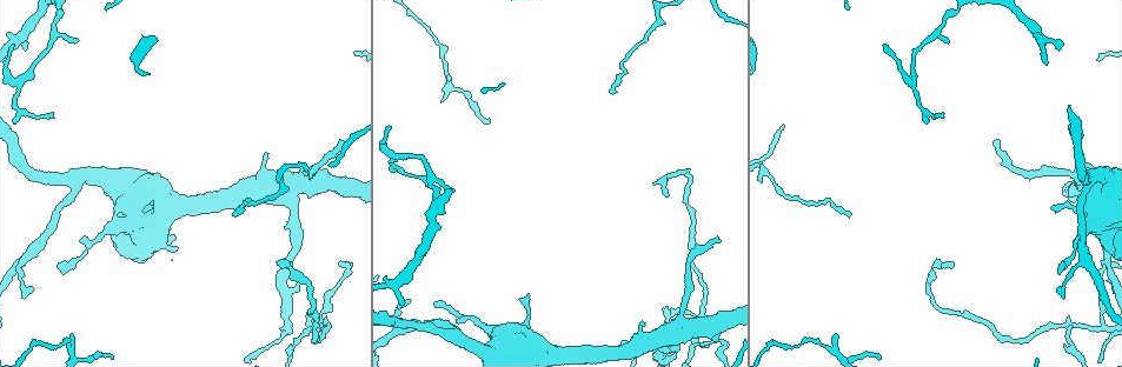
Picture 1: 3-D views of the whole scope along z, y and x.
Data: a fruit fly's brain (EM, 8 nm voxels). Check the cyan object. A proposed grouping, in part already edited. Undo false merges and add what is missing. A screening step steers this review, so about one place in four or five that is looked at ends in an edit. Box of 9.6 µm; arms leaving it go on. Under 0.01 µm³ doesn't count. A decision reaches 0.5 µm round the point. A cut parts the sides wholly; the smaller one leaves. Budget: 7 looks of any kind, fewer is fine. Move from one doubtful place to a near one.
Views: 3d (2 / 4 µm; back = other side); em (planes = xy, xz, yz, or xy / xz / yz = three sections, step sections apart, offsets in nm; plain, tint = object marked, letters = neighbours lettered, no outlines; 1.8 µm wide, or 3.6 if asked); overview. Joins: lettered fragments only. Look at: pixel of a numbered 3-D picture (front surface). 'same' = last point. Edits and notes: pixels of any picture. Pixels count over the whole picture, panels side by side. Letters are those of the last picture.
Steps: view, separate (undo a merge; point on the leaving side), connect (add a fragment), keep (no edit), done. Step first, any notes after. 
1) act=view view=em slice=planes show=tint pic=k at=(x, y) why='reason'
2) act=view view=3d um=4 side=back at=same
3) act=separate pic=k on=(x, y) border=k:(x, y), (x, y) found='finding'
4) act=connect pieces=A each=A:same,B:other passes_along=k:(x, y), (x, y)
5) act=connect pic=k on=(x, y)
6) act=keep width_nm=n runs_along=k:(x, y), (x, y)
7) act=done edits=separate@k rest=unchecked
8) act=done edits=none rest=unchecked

act=view view=3d um=2 pic=1 at=(434, 197) why='calibre changes'

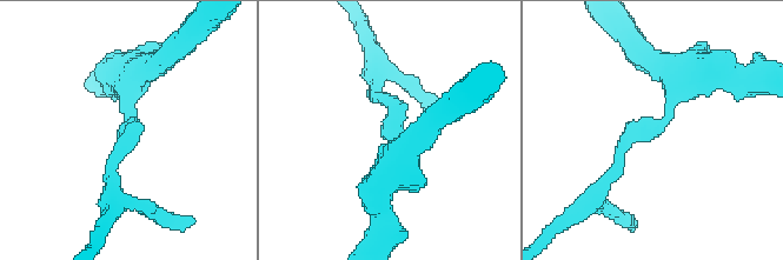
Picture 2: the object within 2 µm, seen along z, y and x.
act=view view=em slice=planes show=tint pic=2 at=(125, 118) why='shape alone is not enough'

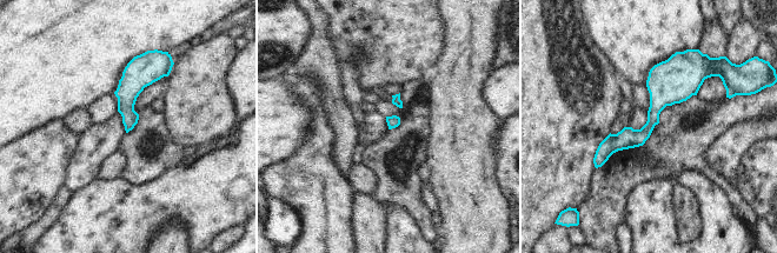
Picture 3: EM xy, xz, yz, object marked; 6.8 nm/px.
act=view view=em slice=planes show=letters at=same why='what lies round it'

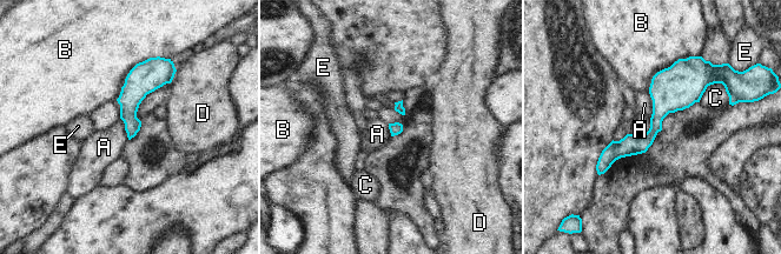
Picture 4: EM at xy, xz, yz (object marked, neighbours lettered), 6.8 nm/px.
act=keep width_nm=90 each=A:other,B:other,C:other,D:other,E:other border=4:(648, 92), (652, 99), (650, 118) found='one neuron here'

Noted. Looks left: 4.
act=view view=3d um=2 pic=1 at=(394, 156) why='a fork'

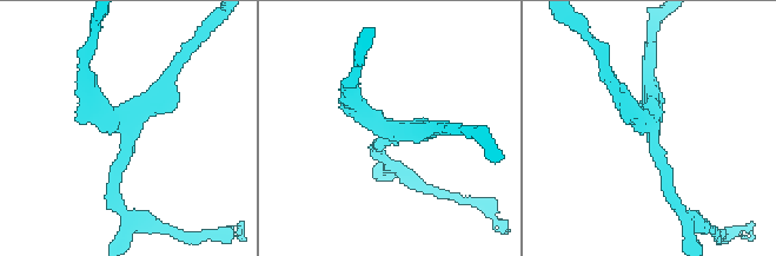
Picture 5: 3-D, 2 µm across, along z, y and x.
act=view view=em slice=yz step=8 show=tint pic=5 at=(650, 122) why='need the tissue'

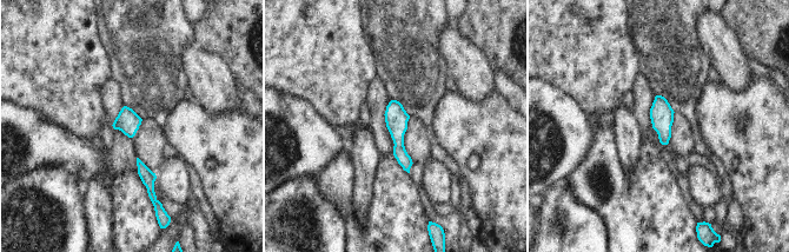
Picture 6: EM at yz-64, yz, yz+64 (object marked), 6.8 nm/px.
act=view view=em slice=planes show=letters at=same

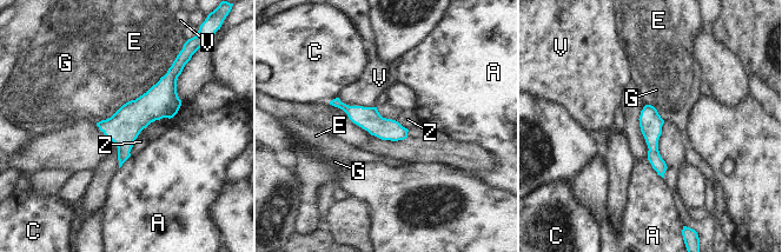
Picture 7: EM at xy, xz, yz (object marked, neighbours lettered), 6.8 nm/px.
act=keep longest_contact=E:650nm each=A:other,C:other,E:other,G:other,V:other,Z:other border=7:(144, 127), (136, 139), (130, 154) found='continuous, no second neuron'

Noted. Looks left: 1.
act=done edits=none rest=unchecked

